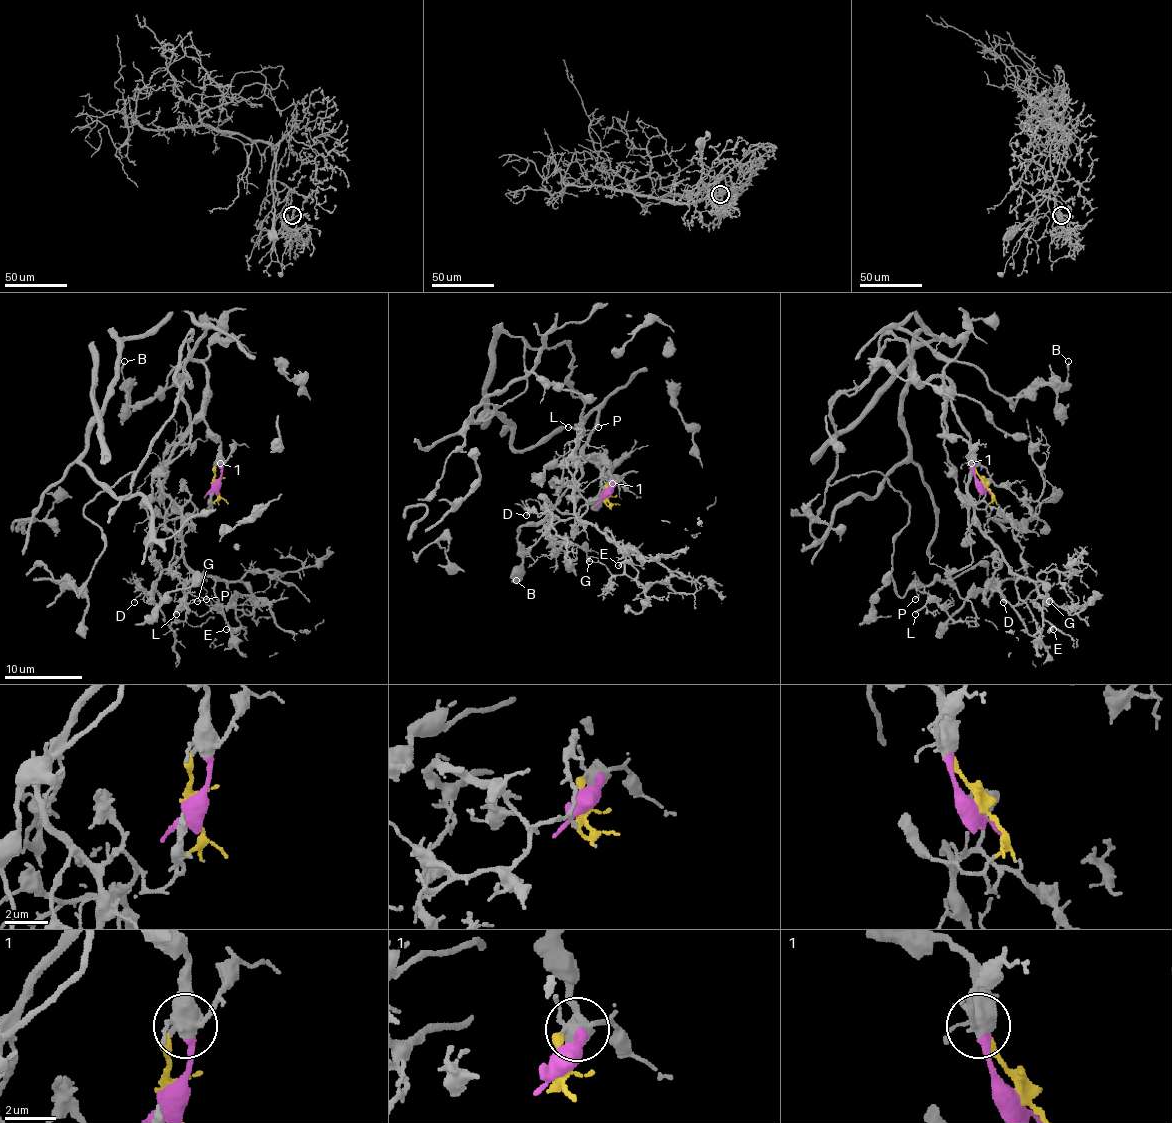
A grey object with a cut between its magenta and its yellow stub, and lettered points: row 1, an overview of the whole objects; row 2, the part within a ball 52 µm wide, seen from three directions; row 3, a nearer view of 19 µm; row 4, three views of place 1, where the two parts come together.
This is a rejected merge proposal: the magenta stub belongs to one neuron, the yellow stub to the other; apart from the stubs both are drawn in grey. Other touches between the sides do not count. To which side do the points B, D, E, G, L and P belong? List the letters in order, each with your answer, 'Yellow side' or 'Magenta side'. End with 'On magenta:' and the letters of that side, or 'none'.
B: Magenta side
D: Yellow side
E: Yellow side
G: Yellow side
L: Yellow side
P: Yellow side
On magenta: B

